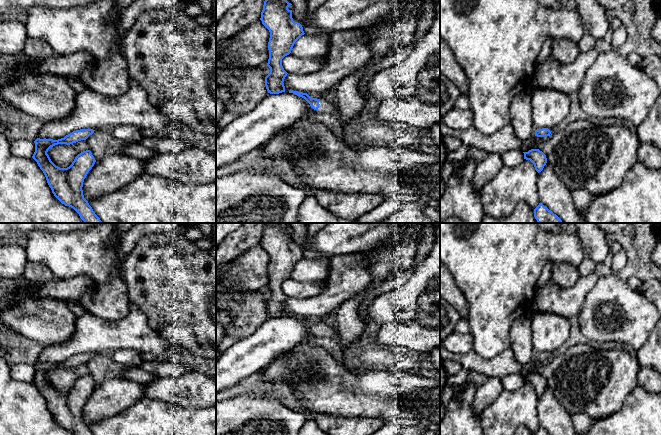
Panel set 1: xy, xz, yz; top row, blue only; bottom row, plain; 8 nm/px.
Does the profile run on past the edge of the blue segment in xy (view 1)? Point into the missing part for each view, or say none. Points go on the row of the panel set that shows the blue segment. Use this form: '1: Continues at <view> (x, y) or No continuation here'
1: No continuation here

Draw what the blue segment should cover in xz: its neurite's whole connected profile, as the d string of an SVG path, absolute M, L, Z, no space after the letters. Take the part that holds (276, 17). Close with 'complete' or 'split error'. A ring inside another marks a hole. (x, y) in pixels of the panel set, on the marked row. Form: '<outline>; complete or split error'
M265 0L261 12L260 20L270 32L268 42L269 59L267 63L270 73L265 77L265 86L270 94L285 92L283 82L288 73L282 66L282 59L291 53L295 42L305 34L302 25L293 21L292 10L288 9L290 5L292 4L287 0Z; complete

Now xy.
M92 129L73 131L64 138L40 139L35 143L35 152L32 158L43 171L47 183L54 196L65 206L73 208L84 223L102 223L83 195L83 182L96 160L90 150L78 154L72 164L67 168L56 166L47 154L48 150L58 144L70 145L81 140L86 140L94 133Z; complete

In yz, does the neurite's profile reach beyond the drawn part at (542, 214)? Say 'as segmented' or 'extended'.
as segmented

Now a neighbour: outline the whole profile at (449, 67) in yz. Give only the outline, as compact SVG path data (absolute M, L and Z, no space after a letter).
M440 37L440 73L455 84L462 95L468 93L468 80L462 68L455 61L451 49Z

